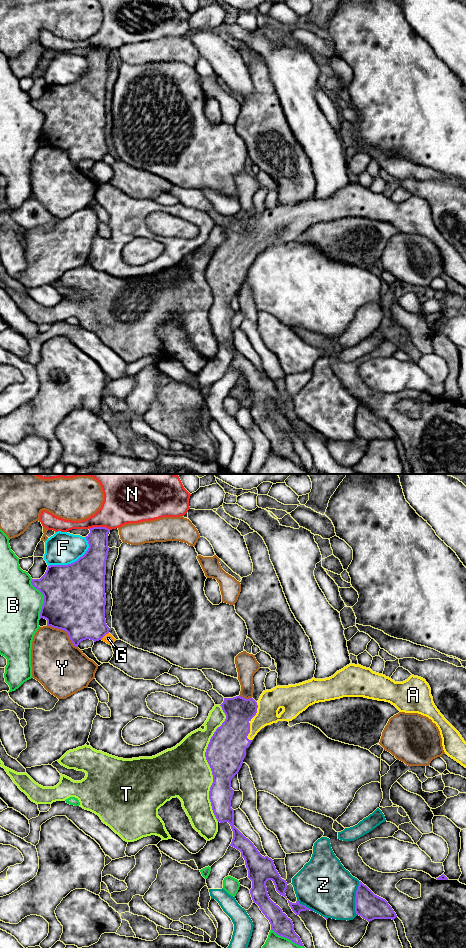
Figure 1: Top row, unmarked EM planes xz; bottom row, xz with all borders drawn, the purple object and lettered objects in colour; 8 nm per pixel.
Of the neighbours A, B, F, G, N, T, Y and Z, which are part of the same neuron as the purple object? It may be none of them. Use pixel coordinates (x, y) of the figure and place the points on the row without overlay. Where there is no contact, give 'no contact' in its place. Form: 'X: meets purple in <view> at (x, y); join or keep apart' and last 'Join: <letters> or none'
A: meets purple in xz at (249, 252); join
B: meets purple in xz at (44, 119); keep apart
F: meets purple in xz at (73, 82); keep apart
G: meets purple in xz at (104, 155); keep apart
N: meets purple in xz at (99, 47); keep apart
T: meets purple in xz at (208, 283); keep apart
Y: meets purple in xz at (65, 150); keep apart
Z: meets purple in xz at (355, 418); keep apart
Join: A

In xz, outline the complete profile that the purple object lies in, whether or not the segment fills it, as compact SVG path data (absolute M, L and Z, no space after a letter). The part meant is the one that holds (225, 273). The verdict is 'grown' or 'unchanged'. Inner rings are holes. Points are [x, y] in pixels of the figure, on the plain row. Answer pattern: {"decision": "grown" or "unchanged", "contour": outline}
{"decision": "grown", "contour": "M351 183L329 198L312 198L299 204L276 206L271 210L265 210L257 222L253 218L245 219L241 216L224 218L220 226L226 235L226 239L214 252L205 272L206 280L213 295L213 303L209 311L212 330L218 342L228 342L231 346L233 359L230 366L239 370L241 377L245 380L248 398L252 401L250 414L253 422L259 426L262 433L269 440L271 449L277 455L285 457L303 467L304 465L300 457L294 451L292 440L270 419L267 412L266 402L272 400L276 411L287 419L285 414L288 406L286 400L282 399L279 395L273 380L268 376L262 376L254 364L234 346L234 330L231 328L234 310L231 308L231 300L238 294L243 284L246 269L262 248L278 241L292 241L315 223L343 217L364 217L385 221L394 225L400 232L418 233L428 237L436 244L440 251L445 274L466 288L466 262L435 226L429 204L425 199L418 196L411 195L403 202L395 202L383 194L373 192L370 188Z"}

